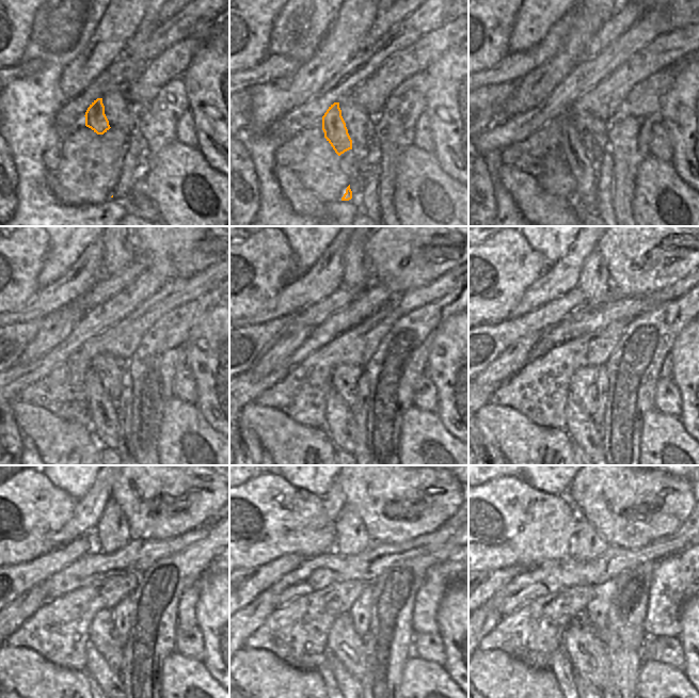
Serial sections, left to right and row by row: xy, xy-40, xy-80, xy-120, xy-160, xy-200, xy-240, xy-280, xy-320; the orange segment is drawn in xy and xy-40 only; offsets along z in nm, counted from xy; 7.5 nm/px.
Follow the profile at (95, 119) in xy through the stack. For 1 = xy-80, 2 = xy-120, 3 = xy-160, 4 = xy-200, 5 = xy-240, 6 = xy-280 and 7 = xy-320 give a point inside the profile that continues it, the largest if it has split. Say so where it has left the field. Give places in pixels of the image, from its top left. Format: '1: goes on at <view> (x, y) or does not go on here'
1: goes on at xy-80 (586, 193)
2: goes on at xy-120 (104, 421)
3: goes on at xy-160 (342, 427)
4: goes on at xy-200 (580, 426)
5: goes on at xy-240 (110, 682)
6: goes on at xy-280 (345, 681)
7: goes on at xy-320 (580, 682)

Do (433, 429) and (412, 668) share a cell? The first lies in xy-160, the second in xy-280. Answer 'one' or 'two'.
one

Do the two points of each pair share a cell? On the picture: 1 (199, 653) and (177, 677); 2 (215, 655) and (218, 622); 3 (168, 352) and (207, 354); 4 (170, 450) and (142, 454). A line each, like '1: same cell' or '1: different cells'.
1: different cells
2: same cell
3: different cells
4: different cells

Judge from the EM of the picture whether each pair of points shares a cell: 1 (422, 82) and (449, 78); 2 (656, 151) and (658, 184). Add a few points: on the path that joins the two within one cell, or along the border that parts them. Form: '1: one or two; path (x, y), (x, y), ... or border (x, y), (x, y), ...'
1: two; border (425, 70), (428, 77), (426, 106)
2: two; border (649, 153), (663, 161), (671, 162)

